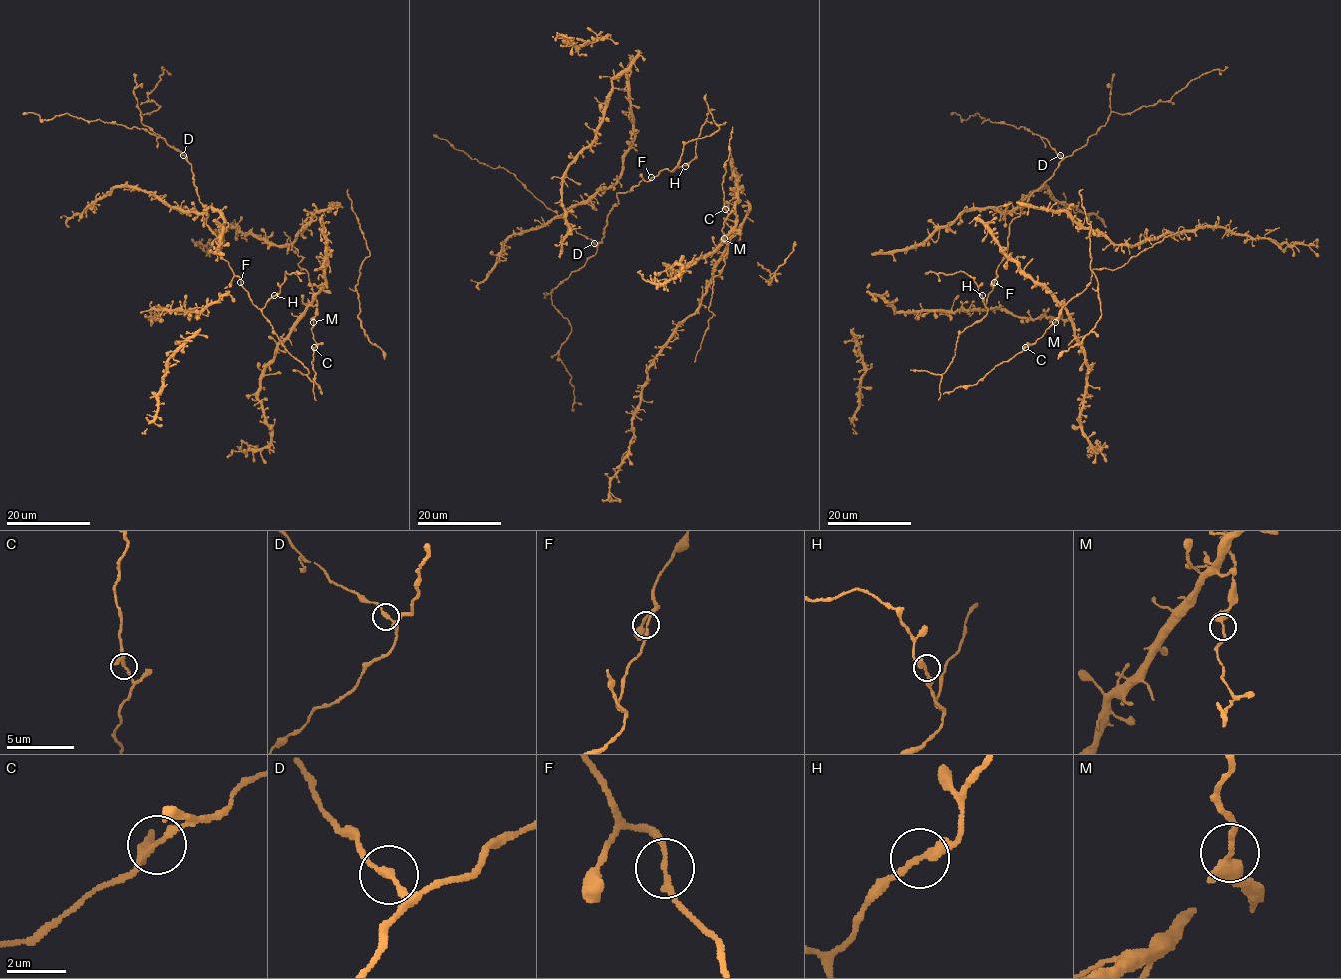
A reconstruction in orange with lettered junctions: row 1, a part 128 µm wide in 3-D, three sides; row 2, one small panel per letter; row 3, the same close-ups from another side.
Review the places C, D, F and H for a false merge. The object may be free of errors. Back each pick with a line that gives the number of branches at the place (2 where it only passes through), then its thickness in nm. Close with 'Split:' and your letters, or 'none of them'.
Split: none of them

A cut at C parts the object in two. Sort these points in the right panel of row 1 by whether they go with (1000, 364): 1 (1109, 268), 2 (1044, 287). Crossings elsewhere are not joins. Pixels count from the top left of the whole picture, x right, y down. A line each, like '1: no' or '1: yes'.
1: no
2: yes

